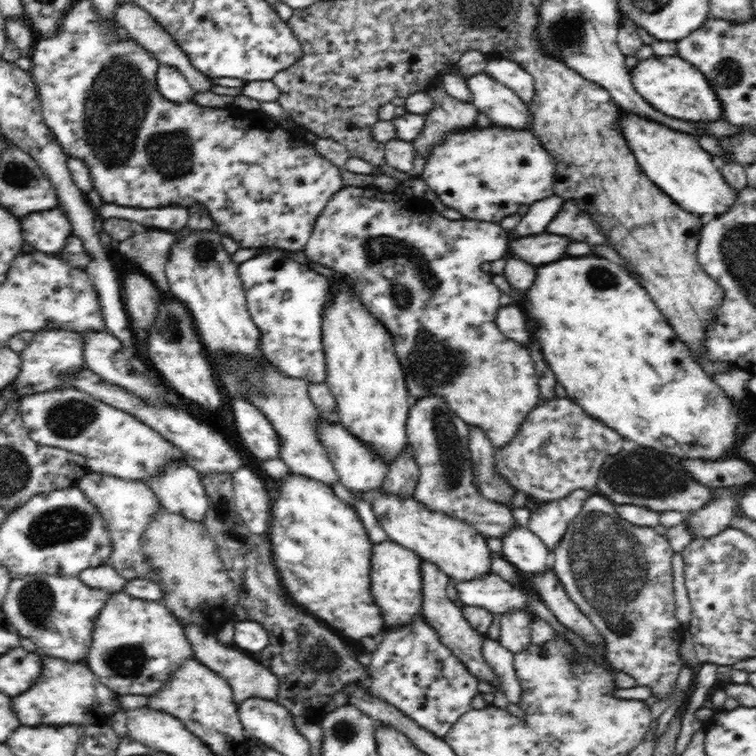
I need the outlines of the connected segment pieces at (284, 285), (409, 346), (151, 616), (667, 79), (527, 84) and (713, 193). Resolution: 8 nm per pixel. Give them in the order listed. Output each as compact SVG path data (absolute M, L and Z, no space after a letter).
M263 247L262 254L238 264L248 313L262 332L259 348L271 366L288 378L322 384L326 380L320 340L320 308L328 302L328 279L291 258L290 251Z
M370 181L368 187L355 188L346 186L336 192L336 195L331 196L331 200L328 200L324 211L316 219L311 238L308 240L304 252L313 262L329 266L332 270L351 277L352 282L356 285L356 292L360 293L360 300L375 314L376 319L388 329L388 332L394 338L393 347L395 348L396 356L399 357L400 364L403 366L405 383L407 384L411 400L416 401L418 397L432 393L435 393L435 396L443 396L443 399L447 401L448 409L452 409L452 412L455 412L467 425L471 424L471 426L483 428L483 433L487 434L493 447L500 449L512 440L513 433L520 428L520 422L529 415L532 408L536 408L536 404L540 402L542 396L539 394L539 377L530 352L526 348L522 348L520 343L509 339L495 323L496 314L502 308L498 299L500 298L500 290L492 282L493 273L491 271L484 272L484 264L505 256L511 235L528 237L546 232L546 226L552 222L552 218L560 213L563 202L560 197L555 195L545 200L534 202L515 229L507 230L495 221L464 219L464 217L459 220L451 220L448 219L448 216L441 216L437 212L428 214L421 207L421 201L417 199L413 199L410 202L404 201L400 195L394 192L383 192L380 188L374 187Z
M120 591L110 596L104 612L99 613L100 620L95 620L96 632L93 632L92 648L89 648L90 652L84 663L98 676L98 681L116 696L155 695L168 686L172 675L182 666L184 660L196 658L190 640L187 639L186 628L175 616L172 616L172 611L161 601L137 599Z
M677 54L674 56L650 57L640 60L632 68L632 84L648 104L652 104L658 112L678 118L678 120L692 120L692 122L714 122L723 120L723 108L719 97L710 90L711 84L704 78L699 68L688 64Z
M505 57L489 58L484 73L512 89L524 102L532 102L535 92L533 76L517 62Z
M622 112L619 118L619 132L626 137L633 155L640 160L644 174L683 210L701 217L717 217L730 212L735 206L738 191L724 181L715 157L702 149L692 134L676 132L660 122L628 112Z

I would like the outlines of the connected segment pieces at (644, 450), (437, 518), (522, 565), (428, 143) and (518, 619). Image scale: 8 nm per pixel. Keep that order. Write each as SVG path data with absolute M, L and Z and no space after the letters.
M635 444L631 449L610 454L600 467L596 483L597 494L607 497L616 505L632 504L649 508L658 513L678 511L690 514L702 508L712 497L717 488L710 488L696 482L681 467L679 459L670 454Z
M373 489L366 497L371 499L375 516L392 541L412 549L424 561L434 563L452 580L455 578L456 582L468 582L491 571L491 550L486 539L467 521L456 520L444 512L432 512L412 494L399 496L399 493Z
M518 524L500 540L500 554L522 574L535 578L543 572L552 571L553 557L547 545L527 527Z
M442 82L426 92L434 107L426 114L424 126L412 141L415 150L426 160L431 155L432 147L438 146L454 130L468 130L476 127L479 110L471 103L450 96Z
M511 610L500 616L498 642L513 654L522 652L531 644L530 616L524 610Z

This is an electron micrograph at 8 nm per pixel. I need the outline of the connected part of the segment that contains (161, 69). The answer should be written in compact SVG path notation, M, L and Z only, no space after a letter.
M162 64L158 67L156 80L160 94L176 104L192 99L193 90L186 77L173 66Z

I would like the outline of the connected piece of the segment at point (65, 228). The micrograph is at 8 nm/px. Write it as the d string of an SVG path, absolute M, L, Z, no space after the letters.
M58 208L36 212L27 215L21 220L23 228L24 243L36 249L36 251L47 253L48 255L57 256L66 244L66 240L73 236L71 224Z

